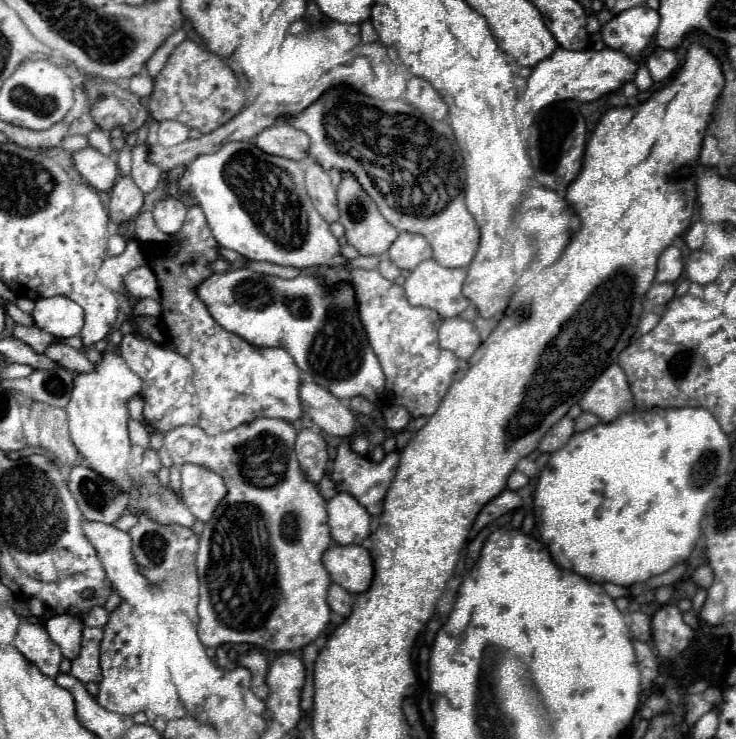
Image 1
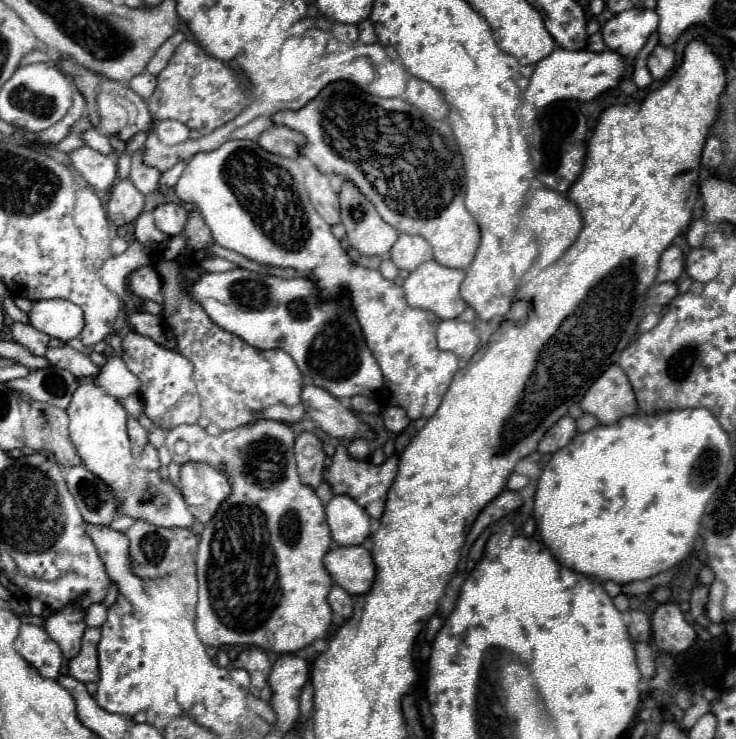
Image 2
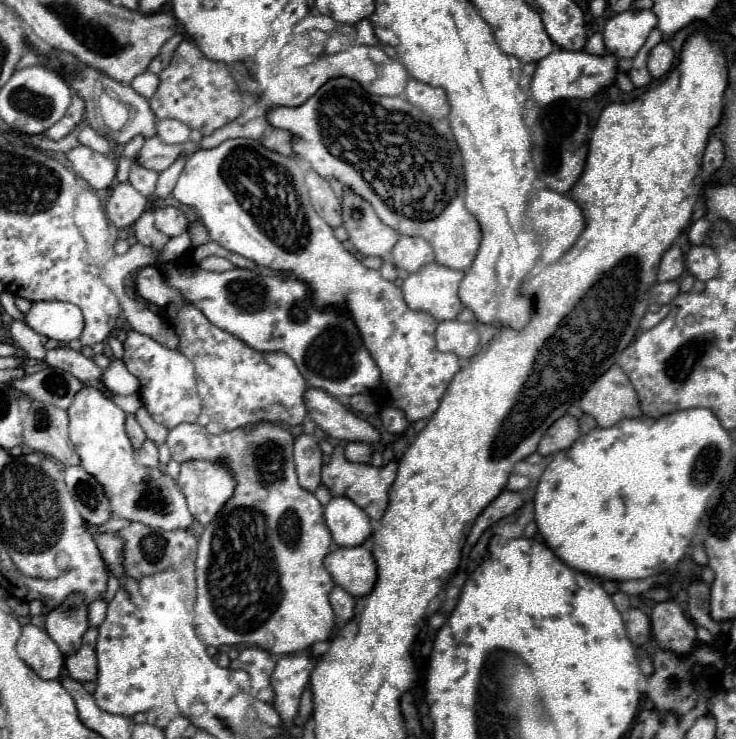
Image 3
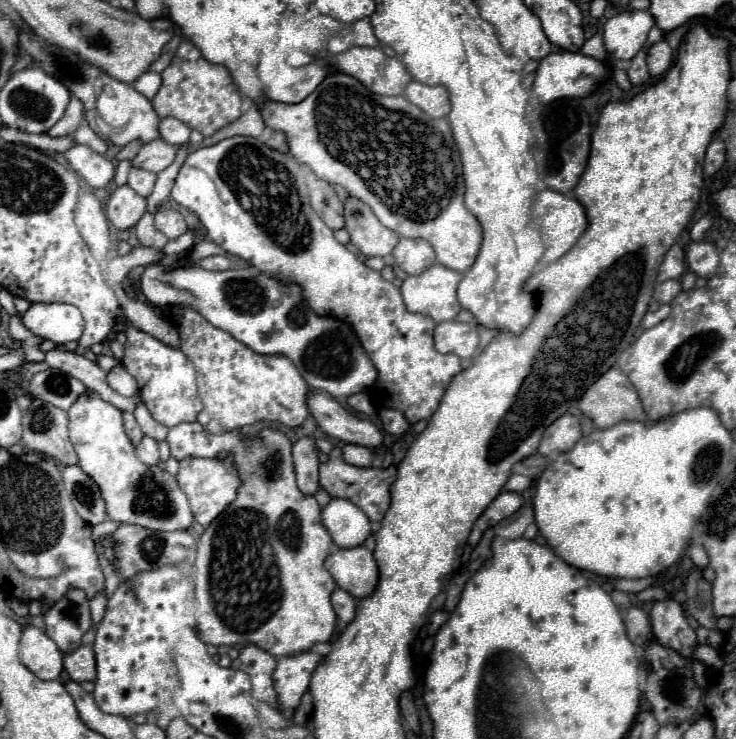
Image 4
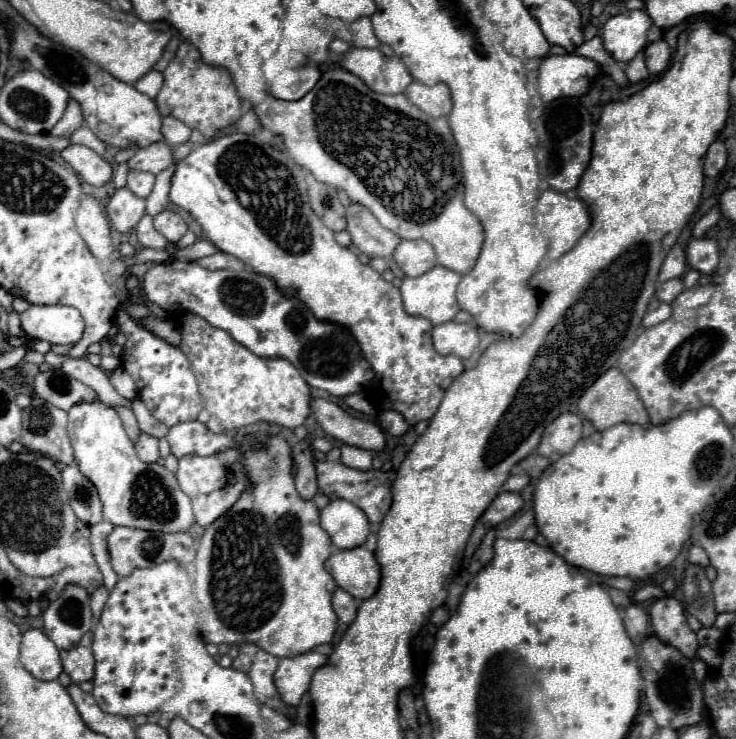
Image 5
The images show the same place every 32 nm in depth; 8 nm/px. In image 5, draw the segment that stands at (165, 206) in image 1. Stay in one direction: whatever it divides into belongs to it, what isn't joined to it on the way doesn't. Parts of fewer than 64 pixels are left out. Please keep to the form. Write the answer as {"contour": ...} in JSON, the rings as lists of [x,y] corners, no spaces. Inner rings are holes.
{"contour":[[[164,210],[154,218],[154,228],[166,236],[166,240],[170,244],[178,244],[178,240],[184,236],[186,232],[186,222],[182,220],[180,214],[172,212],[172,210]]]}

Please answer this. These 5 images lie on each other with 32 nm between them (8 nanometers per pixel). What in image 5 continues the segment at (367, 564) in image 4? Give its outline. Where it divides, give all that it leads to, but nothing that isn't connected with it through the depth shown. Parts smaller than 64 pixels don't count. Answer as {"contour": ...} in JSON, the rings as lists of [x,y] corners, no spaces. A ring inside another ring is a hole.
{"contour":[[[364,546],[336,552],[326,560],[326,570],[330,570],[336,584],[356,600],[374,596],[380,586],[380,566]]]}

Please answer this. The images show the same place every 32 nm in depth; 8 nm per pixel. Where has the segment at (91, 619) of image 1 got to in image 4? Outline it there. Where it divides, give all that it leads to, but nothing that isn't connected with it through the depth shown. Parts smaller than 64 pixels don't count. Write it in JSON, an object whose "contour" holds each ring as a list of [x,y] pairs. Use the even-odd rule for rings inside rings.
{"contour":[[[102,590],[102,592],[98,592],[92,600],[90,600],[90,612],[92,612],[92,620],[94,620],[94,624],[96,622],[100,622],[102,620],[102,616],[104,616],[104,608],[106,608],[106,592]]]}

